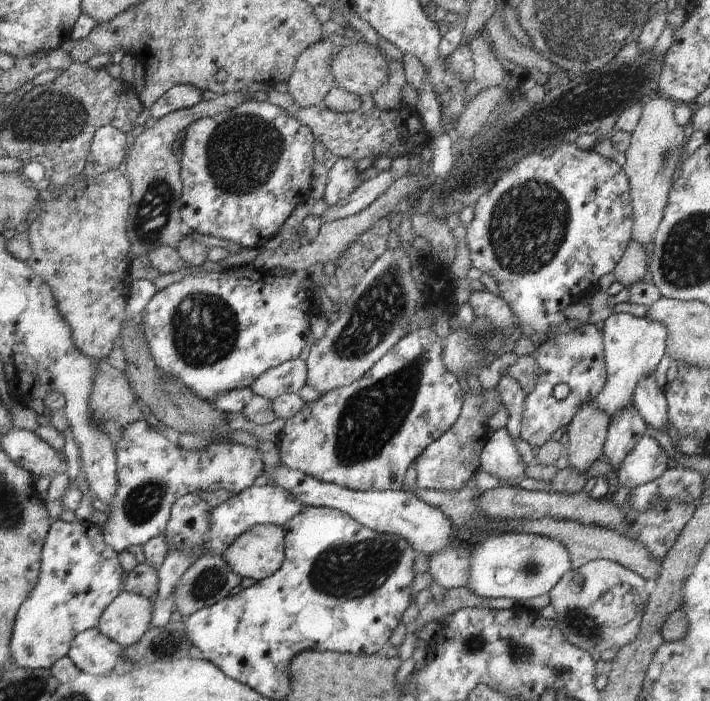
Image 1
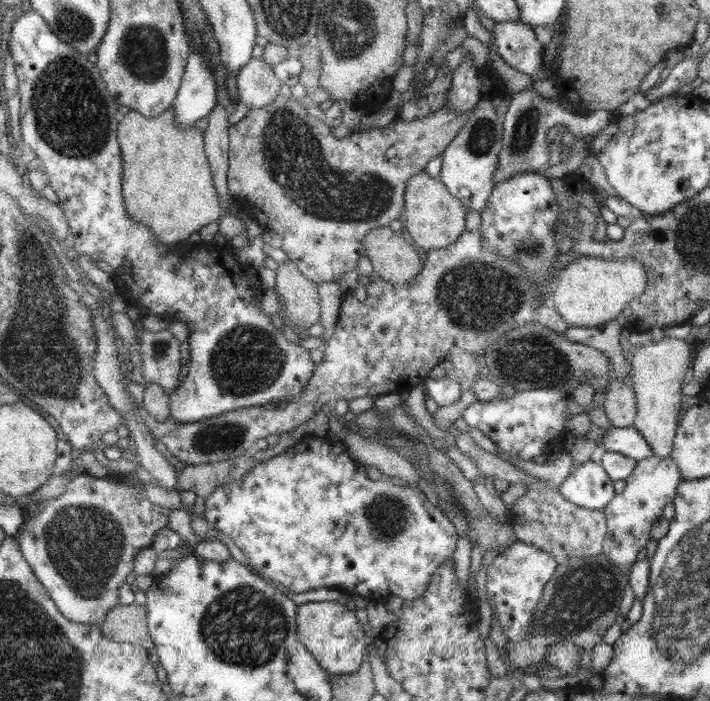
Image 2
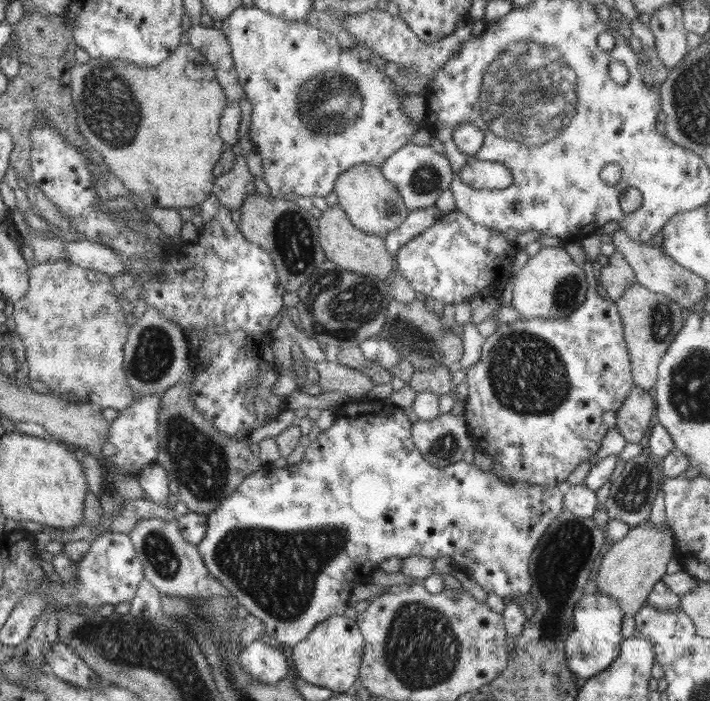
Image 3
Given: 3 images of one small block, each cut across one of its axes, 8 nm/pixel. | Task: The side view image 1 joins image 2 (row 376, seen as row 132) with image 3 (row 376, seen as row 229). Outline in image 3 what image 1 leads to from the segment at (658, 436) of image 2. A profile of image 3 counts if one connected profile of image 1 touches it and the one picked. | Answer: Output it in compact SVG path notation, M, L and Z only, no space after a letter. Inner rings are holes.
M640 283L624 290L622 298L615 301L623 324L623 335L628 347L633 381L642 390L652 390L656 384L658 365L675 336L684 324L682 306L662 293L652 292Z

